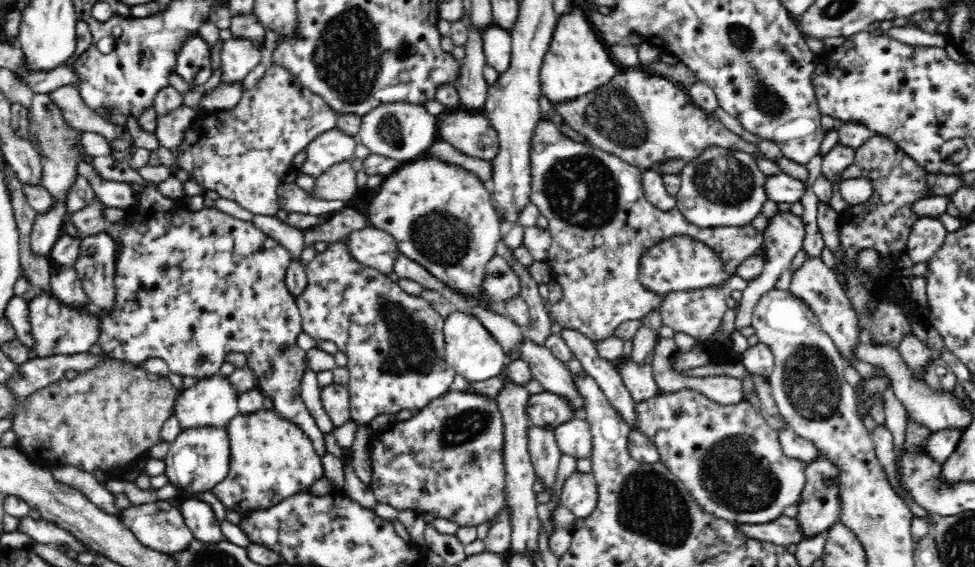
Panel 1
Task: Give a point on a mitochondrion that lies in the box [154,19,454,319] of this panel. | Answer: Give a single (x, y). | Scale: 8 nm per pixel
(389, 128)

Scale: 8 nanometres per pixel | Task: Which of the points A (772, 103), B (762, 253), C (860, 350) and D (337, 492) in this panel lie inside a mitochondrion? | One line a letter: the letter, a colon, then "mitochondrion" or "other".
A: mitochondrion
B: other
C: other
D: other

